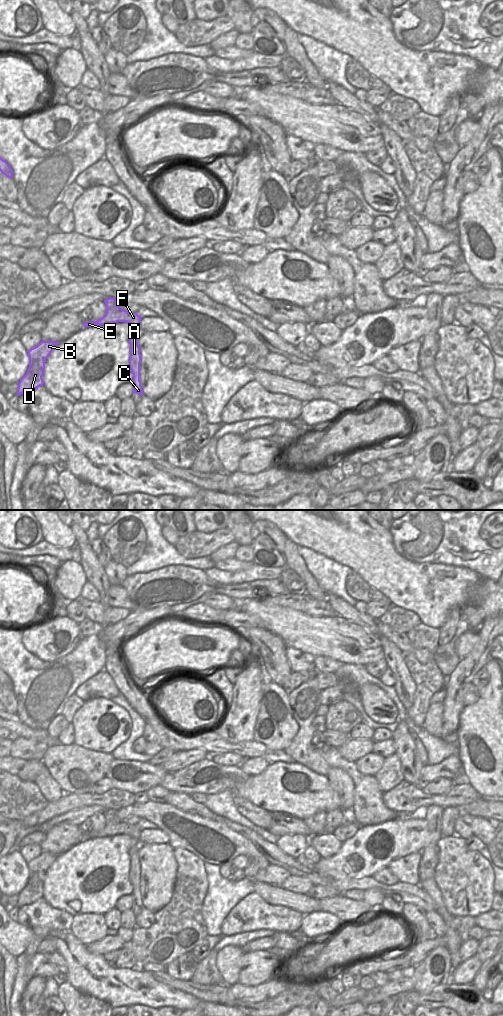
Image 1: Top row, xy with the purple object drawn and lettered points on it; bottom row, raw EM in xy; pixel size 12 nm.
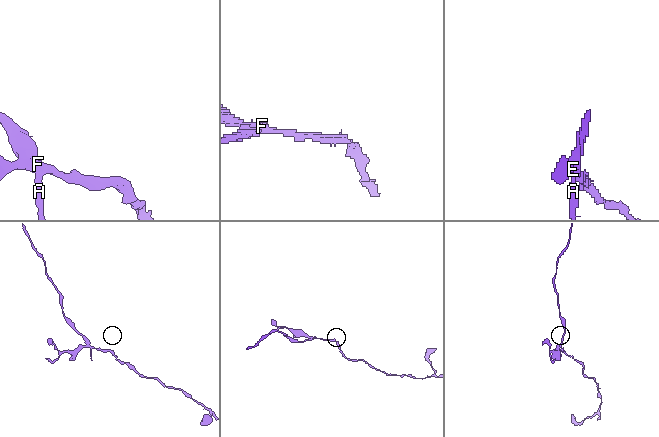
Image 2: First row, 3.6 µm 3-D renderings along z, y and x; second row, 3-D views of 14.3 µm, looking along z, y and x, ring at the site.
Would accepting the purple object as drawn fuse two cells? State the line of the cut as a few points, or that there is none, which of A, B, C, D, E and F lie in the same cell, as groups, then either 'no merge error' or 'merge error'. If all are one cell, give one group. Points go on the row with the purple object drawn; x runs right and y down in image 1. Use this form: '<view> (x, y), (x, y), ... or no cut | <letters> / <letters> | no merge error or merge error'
xy (107, 308), (122, 309) | A C / B D E F | merge error

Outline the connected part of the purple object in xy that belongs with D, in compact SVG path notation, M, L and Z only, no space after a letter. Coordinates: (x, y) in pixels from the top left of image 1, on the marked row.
M41 341L37 346L28 350L29 367L26 374L20 379L17 388L17 395L29 393L40 386L43 386L45 362L59 342Z

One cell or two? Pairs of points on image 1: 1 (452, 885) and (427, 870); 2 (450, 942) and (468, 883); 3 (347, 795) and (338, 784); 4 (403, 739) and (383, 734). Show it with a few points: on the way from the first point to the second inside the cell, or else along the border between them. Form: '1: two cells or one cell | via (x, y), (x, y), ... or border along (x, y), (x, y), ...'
1: two cells | border along (438, 851), (438, 863), (433, 877)
2: two cells | border along (442, 894), (445, 908), (453, 915)
3: one cell | via (345, 792), (341, 787)
4: two cells | border along (393, 732), (391, 737)

